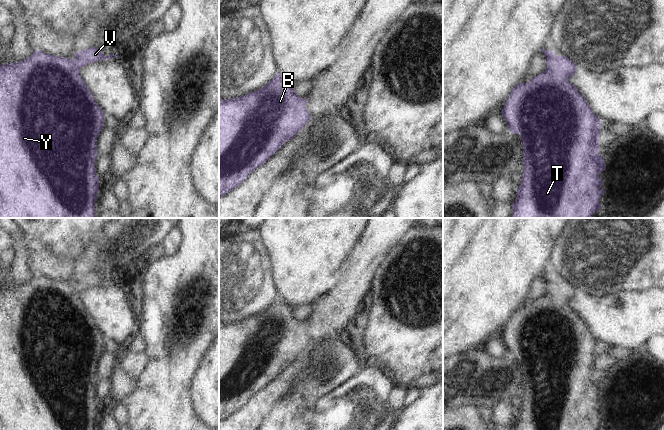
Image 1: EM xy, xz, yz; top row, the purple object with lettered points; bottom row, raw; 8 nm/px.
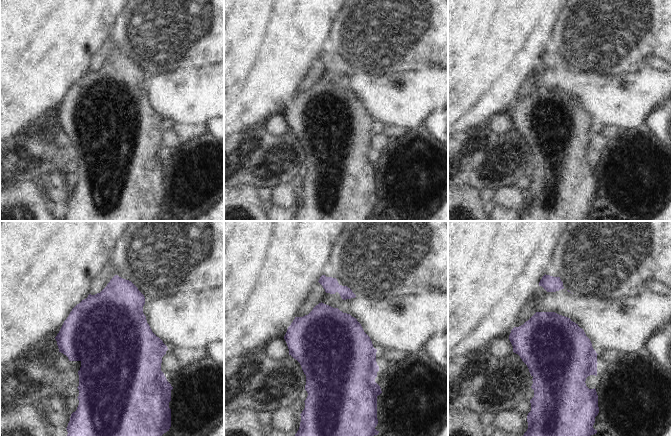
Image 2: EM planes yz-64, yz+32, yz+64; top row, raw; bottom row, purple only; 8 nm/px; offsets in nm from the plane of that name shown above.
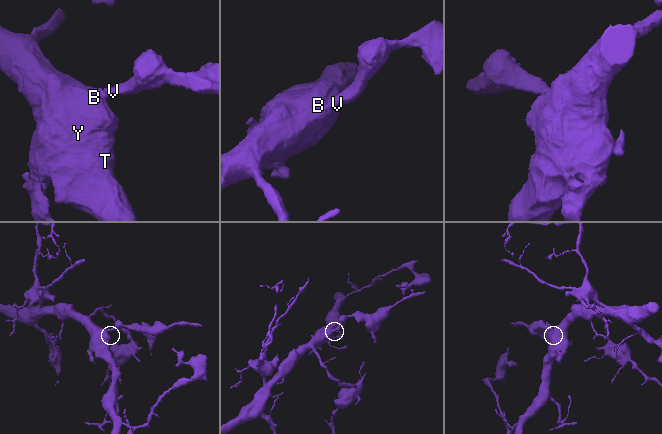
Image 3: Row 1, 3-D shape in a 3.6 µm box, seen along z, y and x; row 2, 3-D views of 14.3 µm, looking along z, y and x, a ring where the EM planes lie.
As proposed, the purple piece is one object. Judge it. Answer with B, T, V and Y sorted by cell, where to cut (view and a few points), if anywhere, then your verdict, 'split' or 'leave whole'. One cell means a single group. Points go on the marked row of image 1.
B T V Y; no cut; leave whole

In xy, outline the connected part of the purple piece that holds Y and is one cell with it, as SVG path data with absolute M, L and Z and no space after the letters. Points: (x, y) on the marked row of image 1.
M95 47L75 52L74 60L35 50L25 60L0 65L0 218L97 218L96 145L105 113L81 78L79 69L118 56L105 56Z

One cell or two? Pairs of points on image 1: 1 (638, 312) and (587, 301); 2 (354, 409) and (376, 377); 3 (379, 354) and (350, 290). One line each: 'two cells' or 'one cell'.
1: one cell
2: one cell
3: two cells

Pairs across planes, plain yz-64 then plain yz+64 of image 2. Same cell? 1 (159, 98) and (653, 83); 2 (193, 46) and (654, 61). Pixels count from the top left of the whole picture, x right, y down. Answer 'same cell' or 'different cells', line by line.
1: same cell
2: different cells

